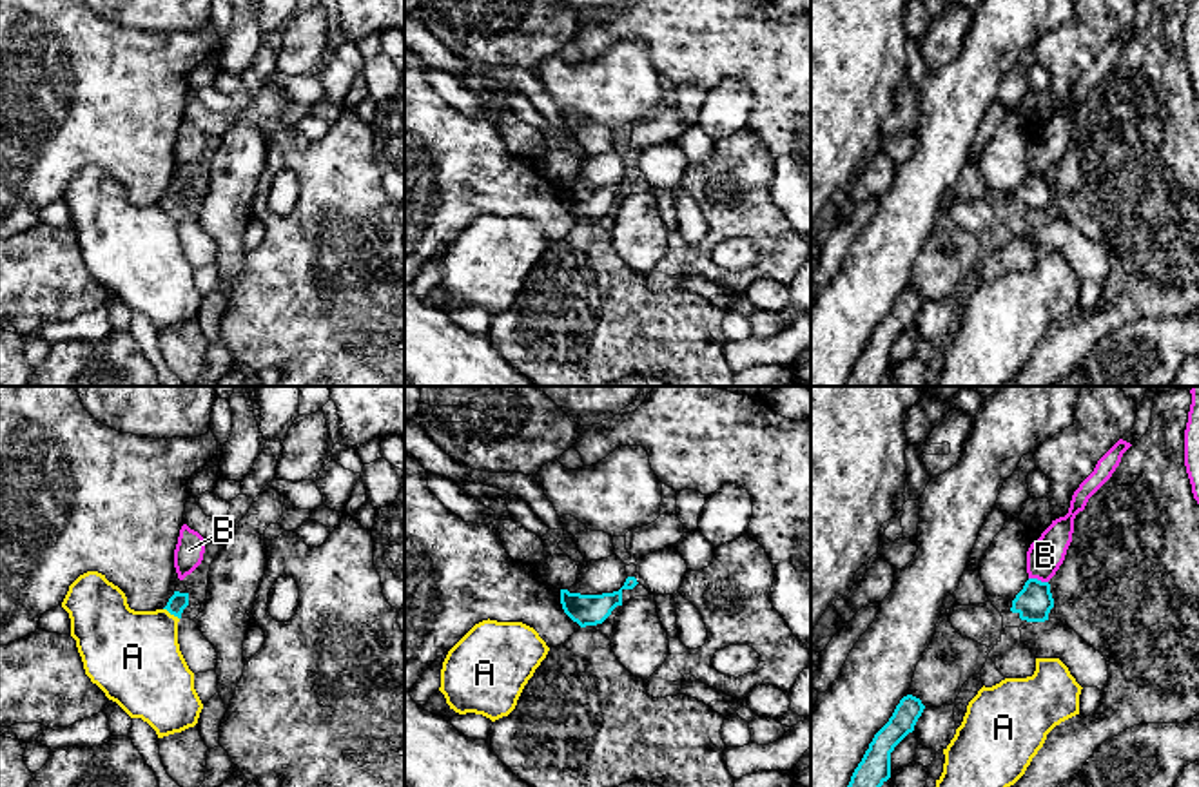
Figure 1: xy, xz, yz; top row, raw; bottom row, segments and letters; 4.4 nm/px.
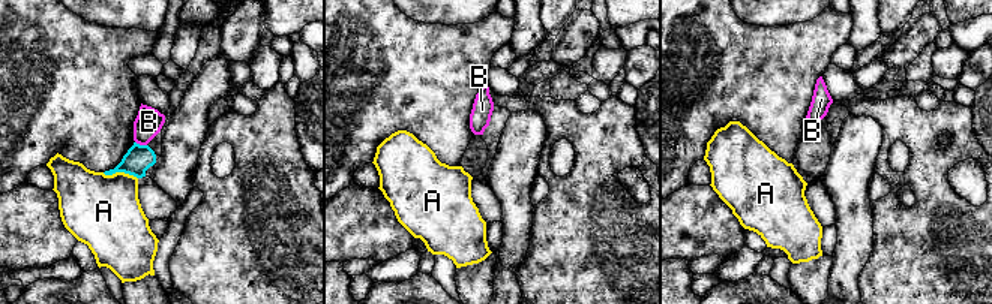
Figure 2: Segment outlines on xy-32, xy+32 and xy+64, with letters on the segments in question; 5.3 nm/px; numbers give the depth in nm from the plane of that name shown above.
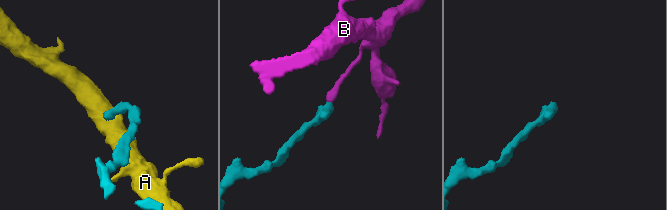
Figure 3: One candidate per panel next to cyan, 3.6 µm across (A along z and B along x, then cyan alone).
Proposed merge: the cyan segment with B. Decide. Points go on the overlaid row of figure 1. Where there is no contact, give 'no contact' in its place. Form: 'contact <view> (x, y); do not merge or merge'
contact yz (1036, 579); do not merge

